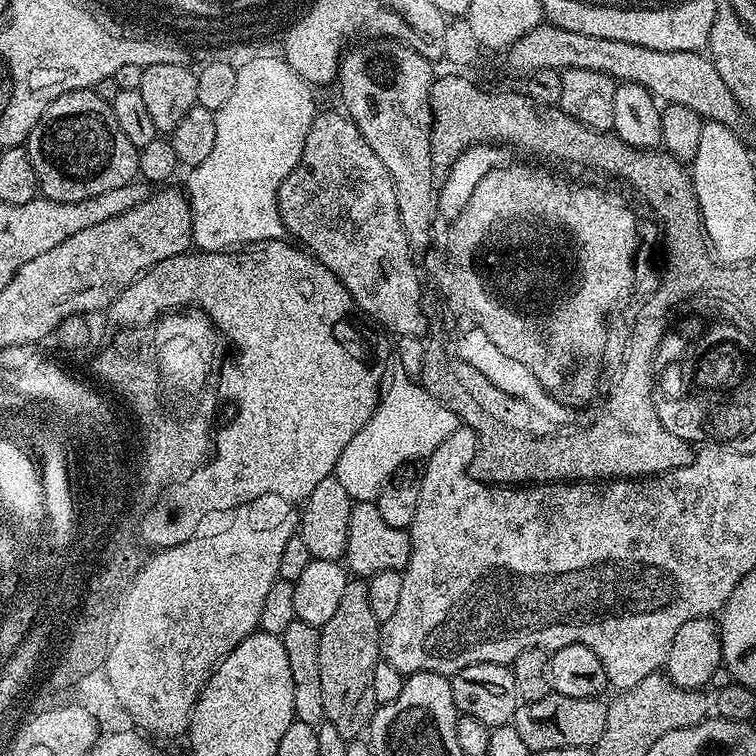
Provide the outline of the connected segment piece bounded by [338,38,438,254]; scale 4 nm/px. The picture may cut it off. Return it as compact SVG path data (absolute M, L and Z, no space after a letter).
M387 38L373 39L373 44L360 44L349 47L340 61L338 85L340 96L344 99L343 111L349 120L353 120L370 150L378 154L382 166L392 179L394 194L398 198L398 214L402 222L402 230L408 239L408 247L413 253L424 252L432 244L432 231L438 219L438 184L432 181L434 169L430 154L430 138L432 137L432 107L428 104L428 95L434 79L433 61L422 58L414 50L398 40Z

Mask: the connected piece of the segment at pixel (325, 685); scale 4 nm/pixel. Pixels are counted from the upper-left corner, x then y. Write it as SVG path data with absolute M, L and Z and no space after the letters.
M349 579L346 590L338 602L338 611L330 617L320 629L318 642L318 674L322 677L322 706L324 720L342 734L342 738L349 742L363 737L367 733L368 725L372 722L372 715L378 707L374 698L374 670L382 663L380 654L380 625L382 621L374 618L374 610L370 610L368 586L363 579Z

